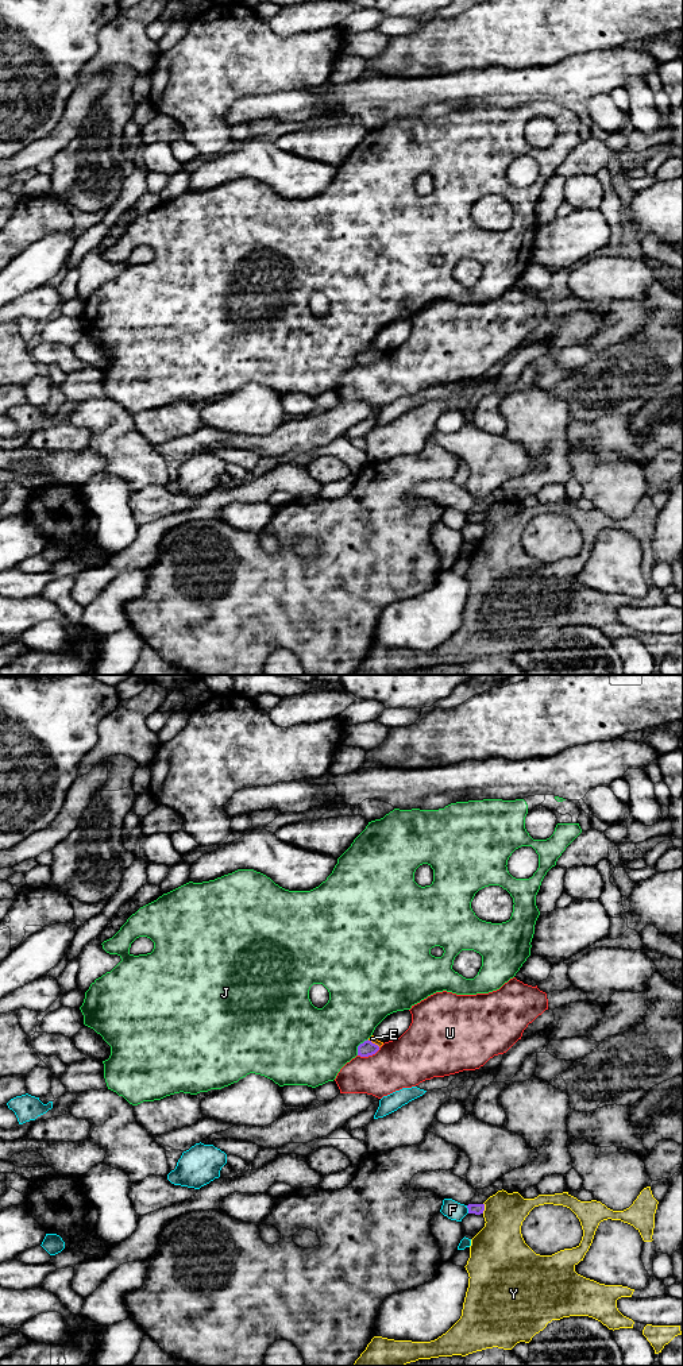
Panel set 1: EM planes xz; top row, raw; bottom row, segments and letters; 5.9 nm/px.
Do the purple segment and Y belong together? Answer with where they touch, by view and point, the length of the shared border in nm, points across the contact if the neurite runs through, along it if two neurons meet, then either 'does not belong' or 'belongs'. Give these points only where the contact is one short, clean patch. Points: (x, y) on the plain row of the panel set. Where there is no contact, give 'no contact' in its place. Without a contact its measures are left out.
meets purple in xz at (483, 517); contact 60 nm long; does not belong

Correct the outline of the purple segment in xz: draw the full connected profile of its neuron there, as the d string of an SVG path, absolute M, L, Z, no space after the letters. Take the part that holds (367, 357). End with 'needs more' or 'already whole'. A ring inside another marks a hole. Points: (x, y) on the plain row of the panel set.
M371 344L367 350L358 355L358 364L368 366L375 363L383 351L378 350L374 344Z | needs more

